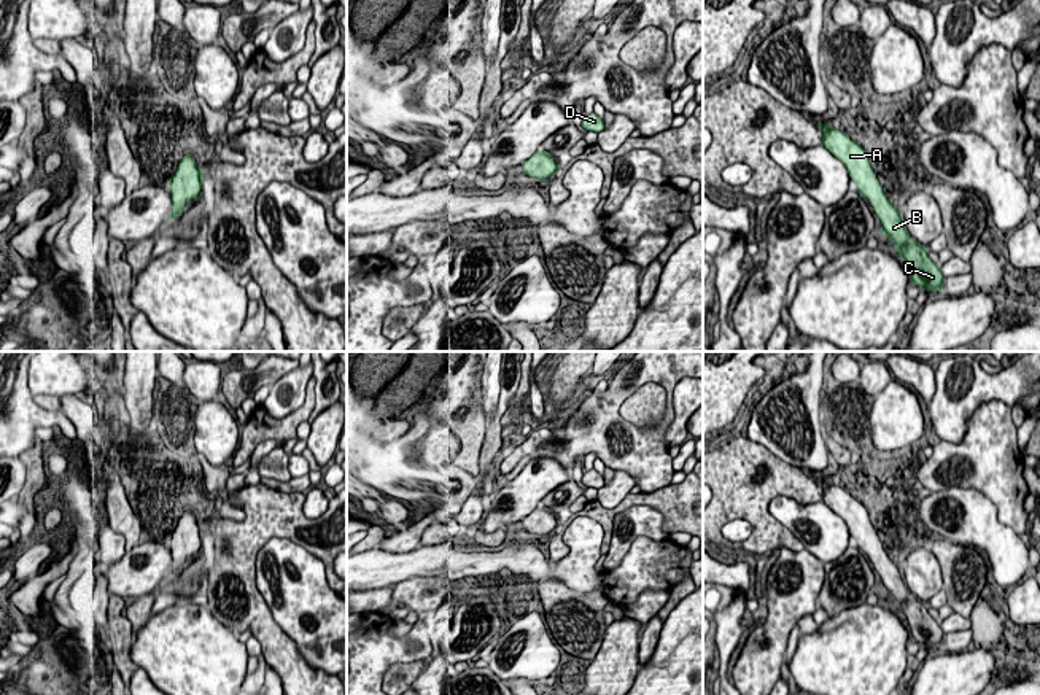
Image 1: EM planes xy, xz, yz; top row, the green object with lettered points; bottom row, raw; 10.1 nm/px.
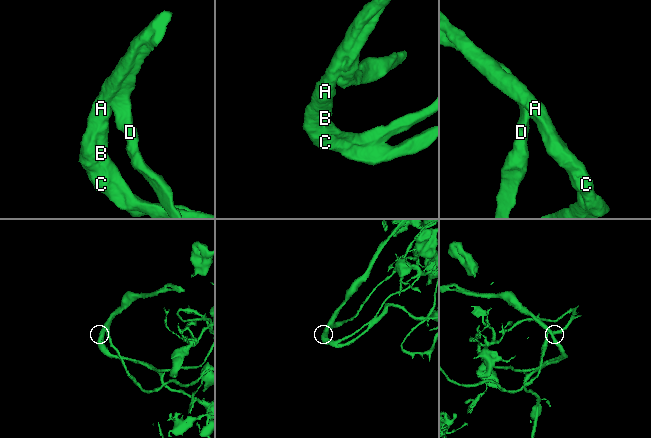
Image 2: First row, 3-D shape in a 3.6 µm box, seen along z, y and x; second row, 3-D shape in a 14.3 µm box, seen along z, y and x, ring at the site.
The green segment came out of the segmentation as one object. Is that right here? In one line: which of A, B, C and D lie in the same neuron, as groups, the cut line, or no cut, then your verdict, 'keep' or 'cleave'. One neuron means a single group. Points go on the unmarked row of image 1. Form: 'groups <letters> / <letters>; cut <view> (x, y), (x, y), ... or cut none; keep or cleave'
groups A B C D; cut none; keep

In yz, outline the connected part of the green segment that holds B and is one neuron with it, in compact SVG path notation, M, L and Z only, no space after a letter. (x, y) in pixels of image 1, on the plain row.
M821 477L819 483L822 485L822 501L844 520L851 536L857 542L857 549L868 555L883 580L881 590L895 600L894 604L908 625L911 638L921 646L941 647L945 635L940 623L929 614L929 604L910 593L902 569L884 550L867 507L844 488Z

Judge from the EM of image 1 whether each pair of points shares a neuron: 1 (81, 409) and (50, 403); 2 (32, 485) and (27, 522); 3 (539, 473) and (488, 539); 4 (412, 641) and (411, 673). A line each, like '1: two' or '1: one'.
1: one
2: one
3: two
4: two

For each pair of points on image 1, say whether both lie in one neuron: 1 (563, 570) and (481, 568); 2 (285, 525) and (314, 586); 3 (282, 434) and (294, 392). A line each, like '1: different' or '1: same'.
1: same
2: different
3: different

